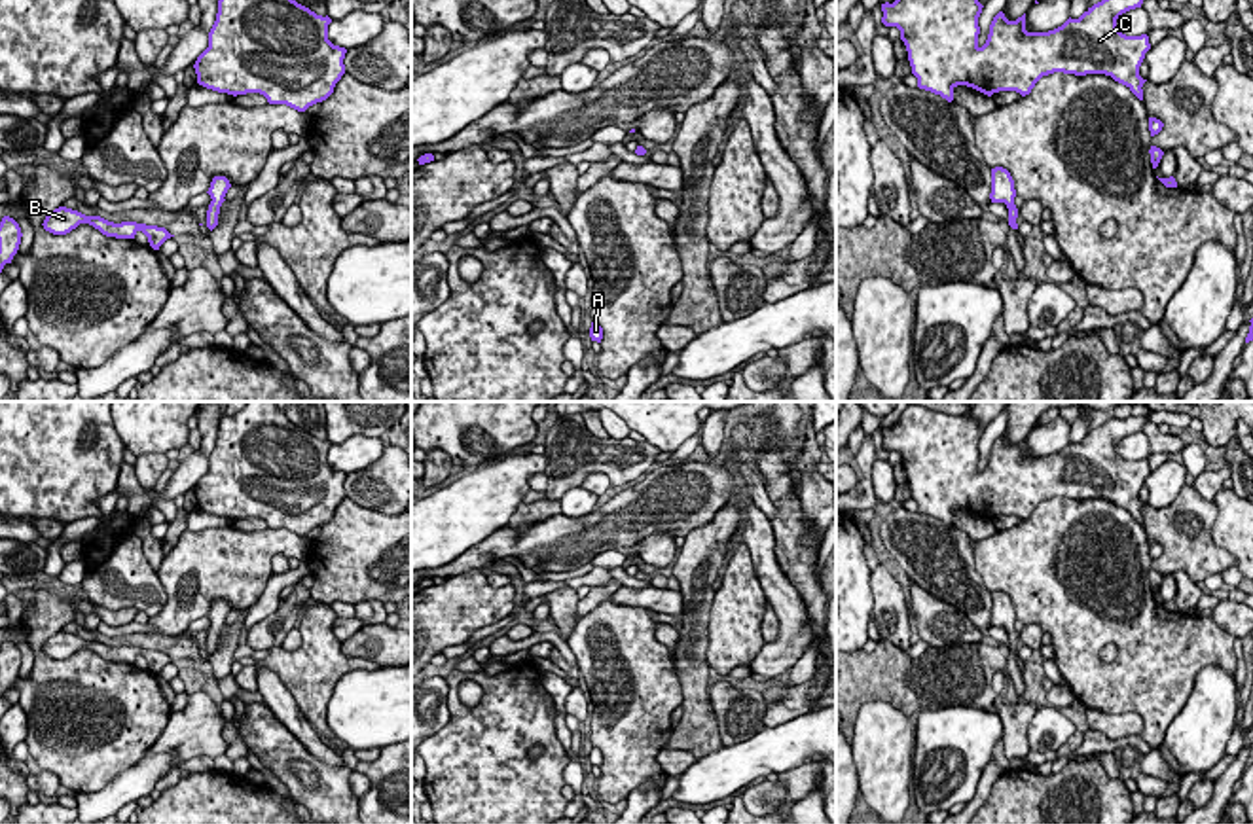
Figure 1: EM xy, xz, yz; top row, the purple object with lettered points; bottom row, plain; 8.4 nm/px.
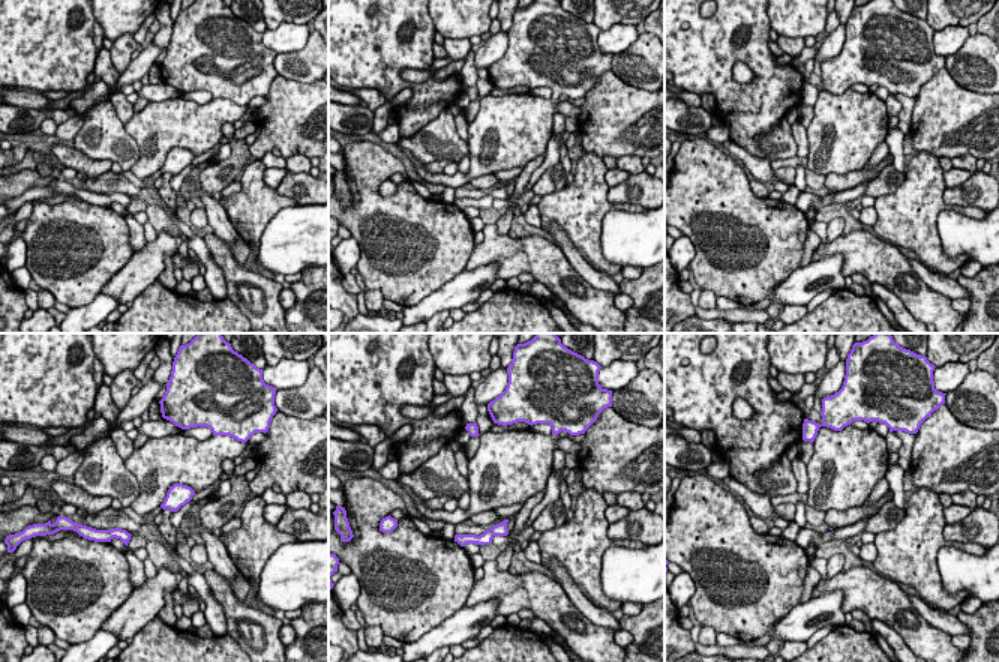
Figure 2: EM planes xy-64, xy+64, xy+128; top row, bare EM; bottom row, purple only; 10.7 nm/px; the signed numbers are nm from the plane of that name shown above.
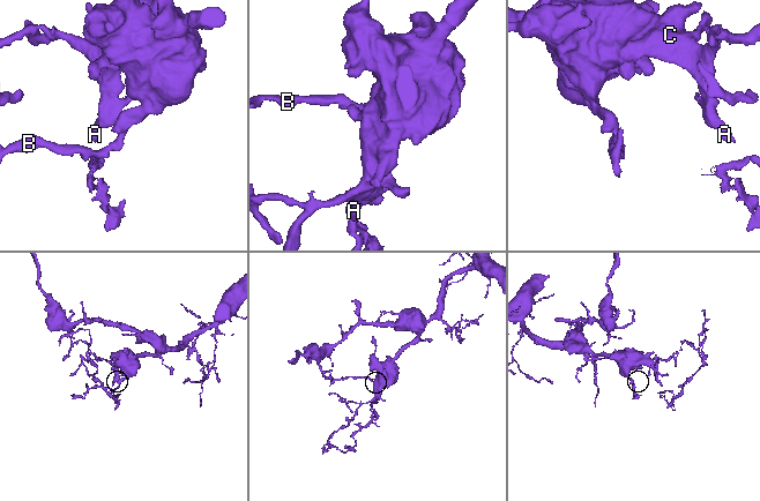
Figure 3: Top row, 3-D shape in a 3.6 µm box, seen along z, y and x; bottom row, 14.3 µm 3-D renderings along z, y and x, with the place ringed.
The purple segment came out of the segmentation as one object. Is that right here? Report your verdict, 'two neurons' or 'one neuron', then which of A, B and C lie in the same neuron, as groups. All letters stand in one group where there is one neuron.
two neurons | A C / B

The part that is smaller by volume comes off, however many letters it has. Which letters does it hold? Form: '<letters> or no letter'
B

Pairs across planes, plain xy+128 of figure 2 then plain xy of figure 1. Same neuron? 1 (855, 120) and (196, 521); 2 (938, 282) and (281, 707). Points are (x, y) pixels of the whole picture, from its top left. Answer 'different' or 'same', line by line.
1: different
2: same

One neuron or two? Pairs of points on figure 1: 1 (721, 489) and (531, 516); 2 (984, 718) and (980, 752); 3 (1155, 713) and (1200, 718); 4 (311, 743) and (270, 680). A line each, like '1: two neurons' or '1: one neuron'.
1: two neurons
2: one neuron
3: two neurons
4: one neuron

